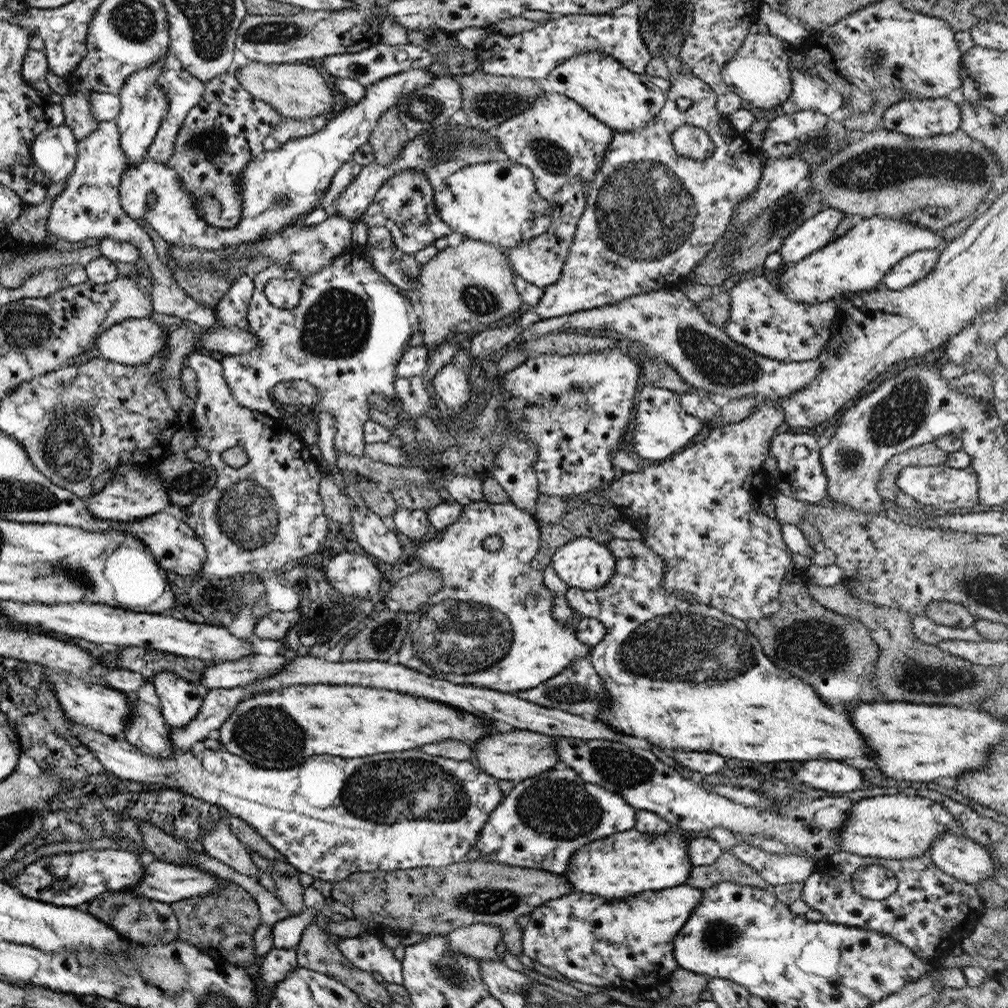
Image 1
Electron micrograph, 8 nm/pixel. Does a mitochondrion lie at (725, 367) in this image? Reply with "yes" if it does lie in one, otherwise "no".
yes

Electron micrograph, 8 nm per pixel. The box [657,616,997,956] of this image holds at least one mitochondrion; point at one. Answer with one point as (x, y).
(913, 676)

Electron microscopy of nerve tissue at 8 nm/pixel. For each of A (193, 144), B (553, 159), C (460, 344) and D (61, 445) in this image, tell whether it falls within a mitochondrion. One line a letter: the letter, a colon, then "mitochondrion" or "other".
A: mitochondrion
B: mitochondrion
C: other
D: mitochondrion

